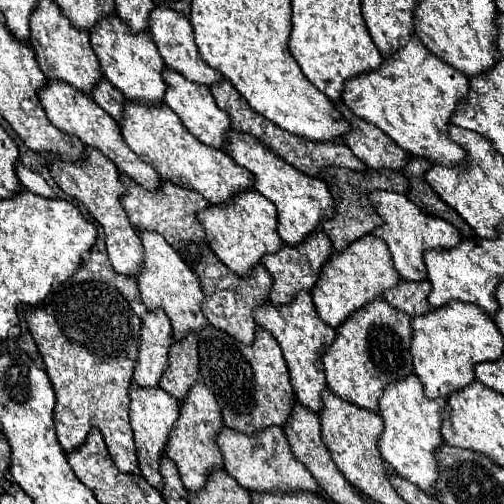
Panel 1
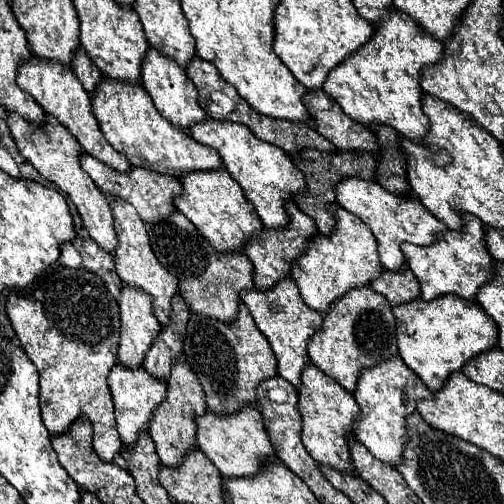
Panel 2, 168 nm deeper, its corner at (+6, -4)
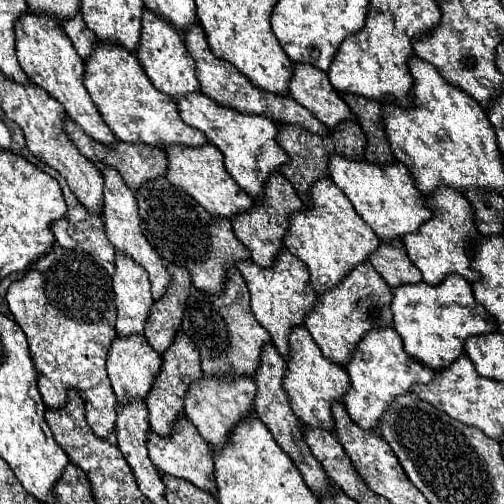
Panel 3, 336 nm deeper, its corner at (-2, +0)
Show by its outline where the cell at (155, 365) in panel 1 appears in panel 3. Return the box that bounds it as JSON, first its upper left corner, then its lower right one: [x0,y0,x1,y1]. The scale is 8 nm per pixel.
[112,252,154,336]

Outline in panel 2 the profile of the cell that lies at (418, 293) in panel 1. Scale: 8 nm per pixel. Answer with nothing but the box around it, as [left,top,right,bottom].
[370,268,420,306]

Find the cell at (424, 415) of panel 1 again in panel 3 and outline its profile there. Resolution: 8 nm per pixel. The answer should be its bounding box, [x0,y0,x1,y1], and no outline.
[344,328,434,430]

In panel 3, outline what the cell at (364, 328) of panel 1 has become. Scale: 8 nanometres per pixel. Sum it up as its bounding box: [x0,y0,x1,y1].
[304,262,392,366]

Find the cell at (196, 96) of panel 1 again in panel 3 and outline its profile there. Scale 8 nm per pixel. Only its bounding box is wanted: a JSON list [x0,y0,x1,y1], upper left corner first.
[136,8,200,98]

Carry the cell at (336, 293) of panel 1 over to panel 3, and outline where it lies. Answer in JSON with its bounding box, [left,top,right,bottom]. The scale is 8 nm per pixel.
[284,178,380,294]

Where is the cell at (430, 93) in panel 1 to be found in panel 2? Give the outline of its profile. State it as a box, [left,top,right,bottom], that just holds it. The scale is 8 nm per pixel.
[322,8,442,142]

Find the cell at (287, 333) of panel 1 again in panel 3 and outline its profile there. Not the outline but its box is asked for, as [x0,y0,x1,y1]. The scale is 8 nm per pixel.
[236,246,316,358]

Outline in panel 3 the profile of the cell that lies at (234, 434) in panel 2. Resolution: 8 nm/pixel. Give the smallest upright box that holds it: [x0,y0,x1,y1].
[184,376,256,446]

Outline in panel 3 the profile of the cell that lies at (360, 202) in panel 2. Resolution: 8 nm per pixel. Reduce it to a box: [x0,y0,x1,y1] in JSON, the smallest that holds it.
[328,154,430,240]

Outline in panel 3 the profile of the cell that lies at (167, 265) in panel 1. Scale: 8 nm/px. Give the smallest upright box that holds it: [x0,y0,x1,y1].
[100,166,170,300]

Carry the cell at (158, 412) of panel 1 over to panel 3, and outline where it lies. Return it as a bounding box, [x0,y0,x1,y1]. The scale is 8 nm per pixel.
[106,334,162,404]

